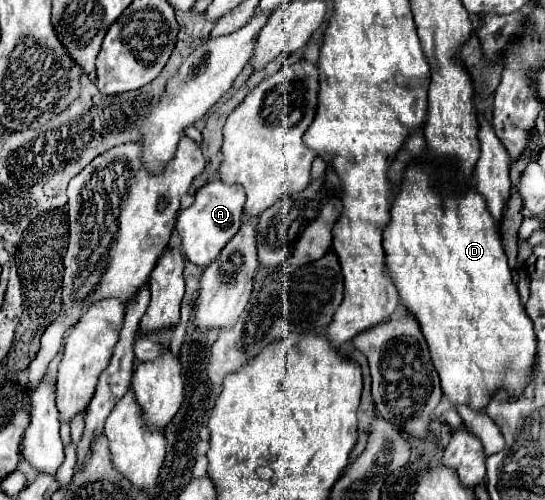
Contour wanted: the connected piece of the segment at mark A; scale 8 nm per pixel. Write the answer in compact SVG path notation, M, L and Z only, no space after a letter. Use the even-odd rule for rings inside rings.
M211 181L203 185L195 193L195 201L191 207L183 209L177 217L177 233L181 237L181 251L183 255L199 265L199 267L209 267L217 255L223 251L223 247L229 243L229 239L235 237L243 223L243 203L245 203L245 191L237 185L227 185L217 181Z

